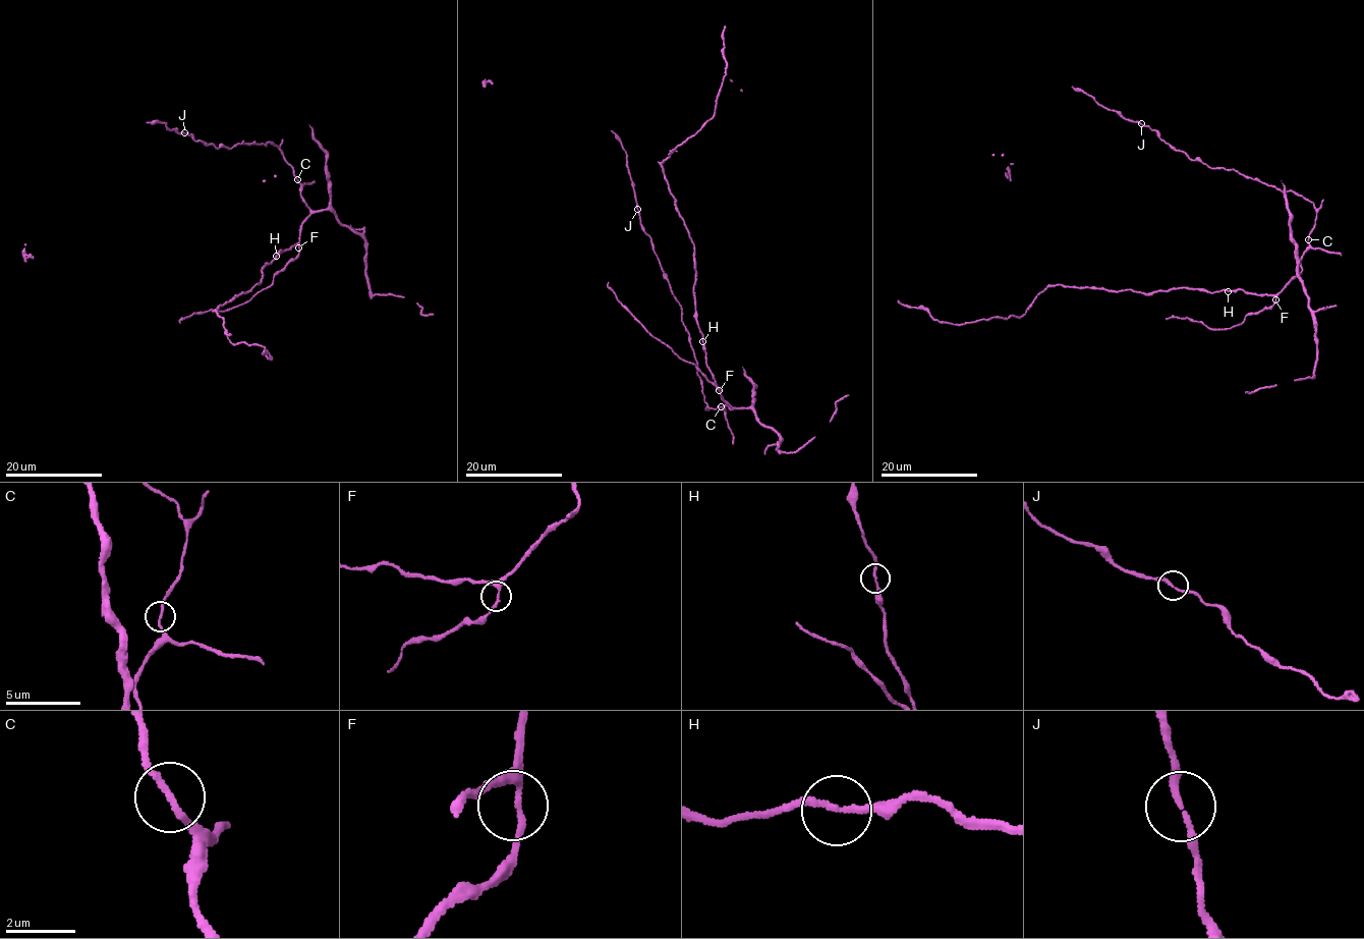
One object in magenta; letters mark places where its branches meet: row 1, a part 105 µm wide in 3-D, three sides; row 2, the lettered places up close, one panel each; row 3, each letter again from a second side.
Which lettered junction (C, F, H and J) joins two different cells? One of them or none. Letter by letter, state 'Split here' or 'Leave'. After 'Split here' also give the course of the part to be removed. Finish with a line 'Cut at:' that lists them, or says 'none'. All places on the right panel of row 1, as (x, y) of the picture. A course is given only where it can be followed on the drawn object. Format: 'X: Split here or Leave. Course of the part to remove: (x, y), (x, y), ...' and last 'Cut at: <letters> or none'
C: Leave
F: Leave
H: Leave
J: Leave
Cut at: none

